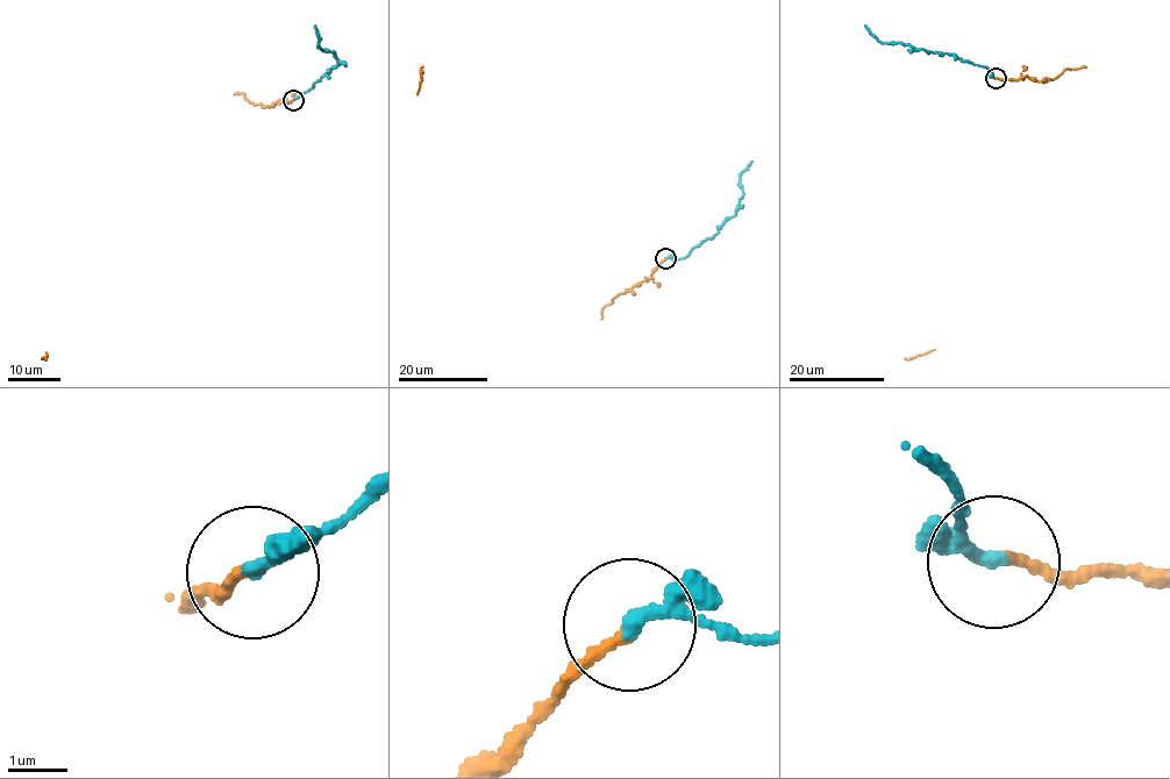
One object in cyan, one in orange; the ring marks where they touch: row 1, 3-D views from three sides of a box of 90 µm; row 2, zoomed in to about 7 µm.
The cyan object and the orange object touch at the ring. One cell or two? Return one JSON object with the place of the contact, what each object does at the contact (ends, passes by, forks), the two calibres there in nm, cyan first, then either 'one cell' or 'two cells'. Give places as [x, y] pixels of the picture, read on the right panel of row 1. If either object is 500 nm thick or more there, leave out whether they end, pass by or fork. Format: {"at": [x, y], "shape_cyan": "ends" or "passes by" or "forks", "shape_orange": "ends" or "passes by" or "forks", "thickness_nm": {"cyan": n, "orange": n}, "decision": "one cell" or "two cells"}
{"at": [996, 78], "shape_cyan": "ends", "shape_orange": "ends", "thickness_nm": {"cyan": 260, "orange": 180}, "decision": "one cell"}

